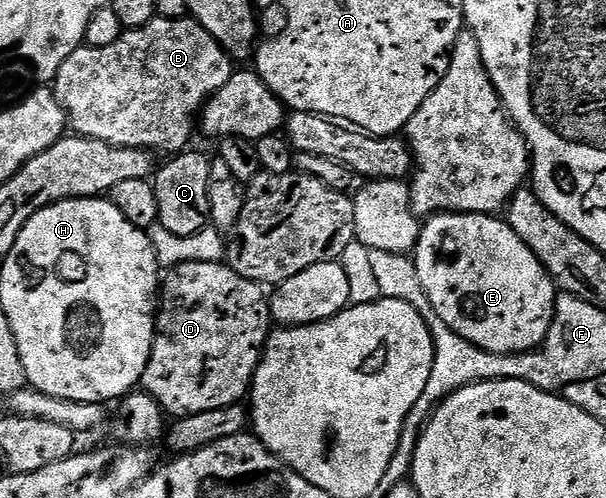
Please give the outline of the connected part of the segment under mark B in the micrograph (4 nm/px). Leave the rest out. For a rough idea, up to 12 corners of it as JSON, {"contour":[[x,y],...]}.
{"contour":[[191,17],[82,45],[71,130],[180,153],[234,60]]}

